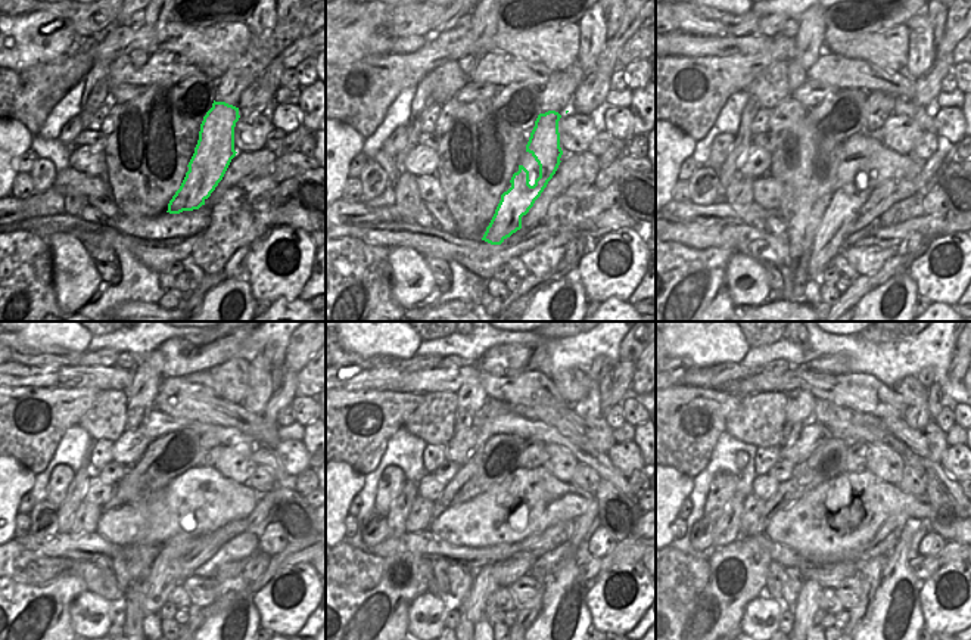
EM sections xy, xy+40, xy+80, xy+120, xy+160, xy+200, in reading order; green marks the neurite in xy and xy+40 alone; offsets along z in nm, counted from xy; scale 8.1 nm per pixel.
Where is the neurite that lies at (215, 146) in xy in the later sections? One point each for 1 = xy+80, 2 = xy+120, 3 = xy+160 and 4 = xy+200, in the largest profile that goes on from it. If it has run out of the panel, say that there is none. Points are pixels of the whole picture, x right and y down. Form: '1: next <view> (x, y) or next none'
1: next xy+80 (828, 238)
2: next xy+120 (164, 575)
3: next xy+160 (481, 600)
4: next xy+200 (808, 611)

